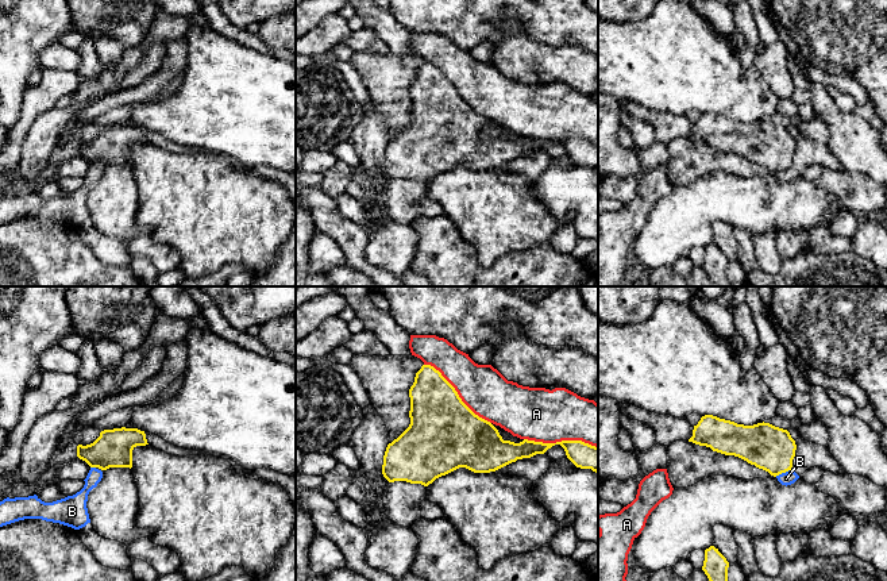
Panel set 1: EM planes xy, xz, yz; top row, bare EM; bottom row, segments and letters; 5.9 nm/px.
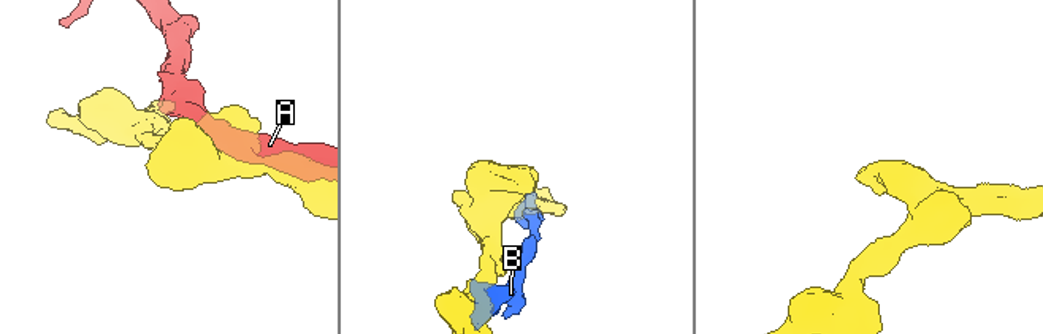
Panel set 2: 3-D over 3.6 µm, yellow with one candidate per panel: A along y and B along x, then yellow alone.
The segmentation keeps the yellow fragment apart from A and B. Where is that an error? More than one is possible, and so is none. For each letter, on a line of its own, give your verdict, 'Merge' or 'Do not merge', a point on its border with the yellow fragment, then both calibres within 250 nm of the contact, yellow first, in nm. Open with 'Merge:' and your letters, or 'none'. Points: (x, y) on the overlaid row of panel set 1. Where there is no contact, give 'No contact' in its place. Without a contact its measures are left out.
Merge: none
A: Do not merge. Touches yellow at xz (457, 393). Thickness 420 nm (yellow) against 280 nm
B: Do not merge. Touches yellow at yz (783, 472). Thickness 260 nm (yellow) against 80 nm

